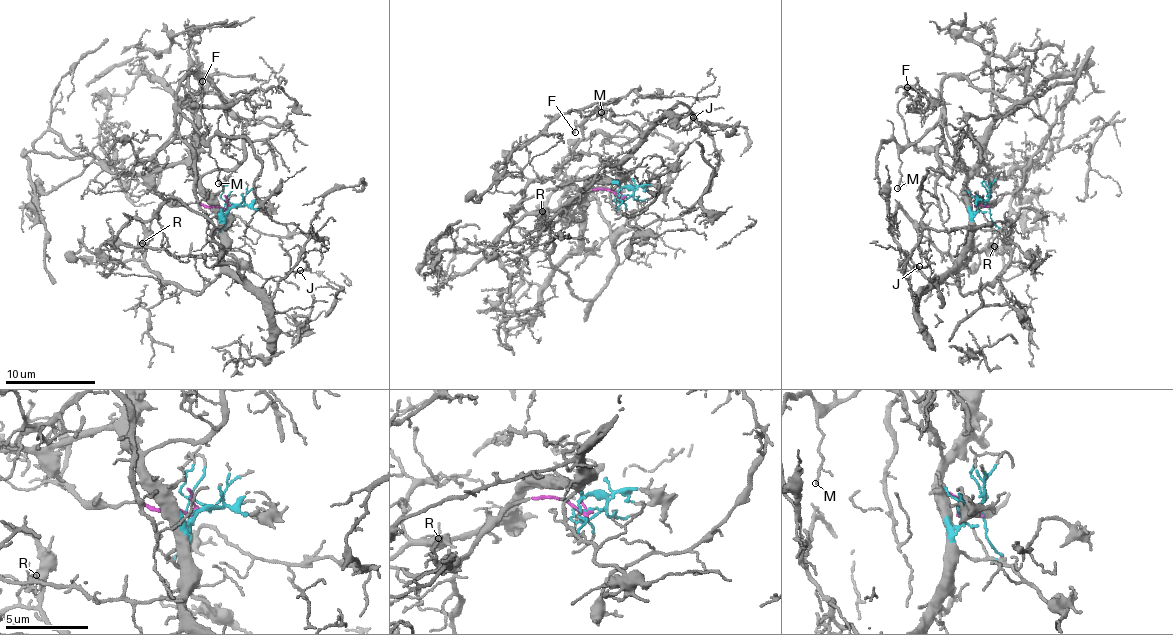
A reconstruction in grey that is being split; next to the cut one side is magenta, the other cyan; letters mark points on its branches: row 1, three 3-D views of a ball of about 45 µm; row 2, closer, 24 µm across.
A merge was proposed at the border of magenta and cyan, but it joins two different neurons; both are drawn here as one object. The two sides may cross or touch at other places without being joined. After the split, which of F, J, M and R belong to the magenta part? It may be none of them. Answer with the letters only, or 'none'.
F, M

